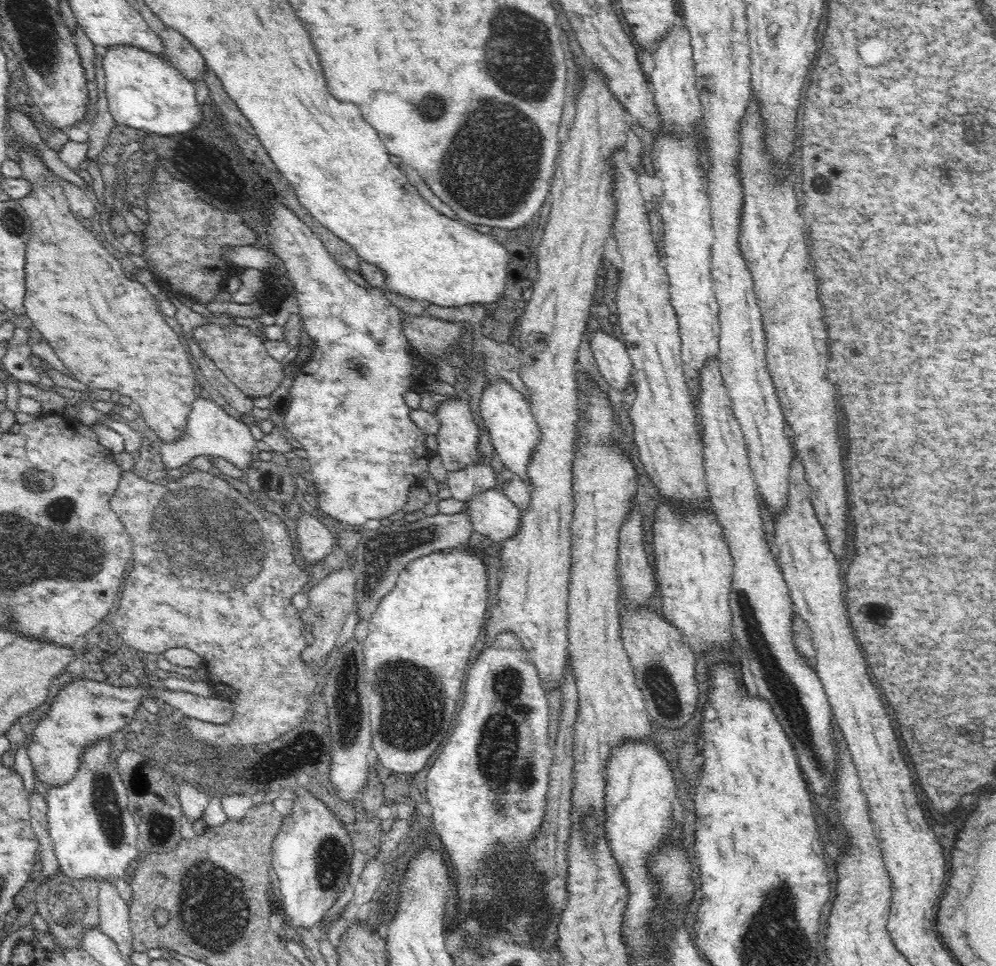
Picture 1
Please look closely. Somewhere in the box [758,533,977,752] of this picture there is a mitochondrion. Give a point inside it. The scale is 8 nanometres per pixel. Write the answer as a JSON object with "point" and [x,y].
{"point":[952,548]}

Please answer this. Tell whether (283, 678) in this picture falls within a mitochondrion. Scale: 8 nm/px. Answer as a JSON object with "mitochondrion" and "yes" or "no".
{"mitochondrion":"no"}

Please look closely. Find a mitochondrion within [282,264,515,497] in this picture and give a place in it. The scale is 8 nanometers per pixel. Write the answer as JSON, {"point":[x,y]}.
{"point":[350,365]}

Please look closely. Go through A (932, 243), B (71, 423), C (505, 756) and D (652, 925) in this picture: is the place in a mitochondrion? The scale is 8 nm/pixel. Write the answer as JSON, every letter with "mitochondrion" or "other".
{"A":"mitochondrion","B":"other","C":"mitochondrion","D":"other"}

